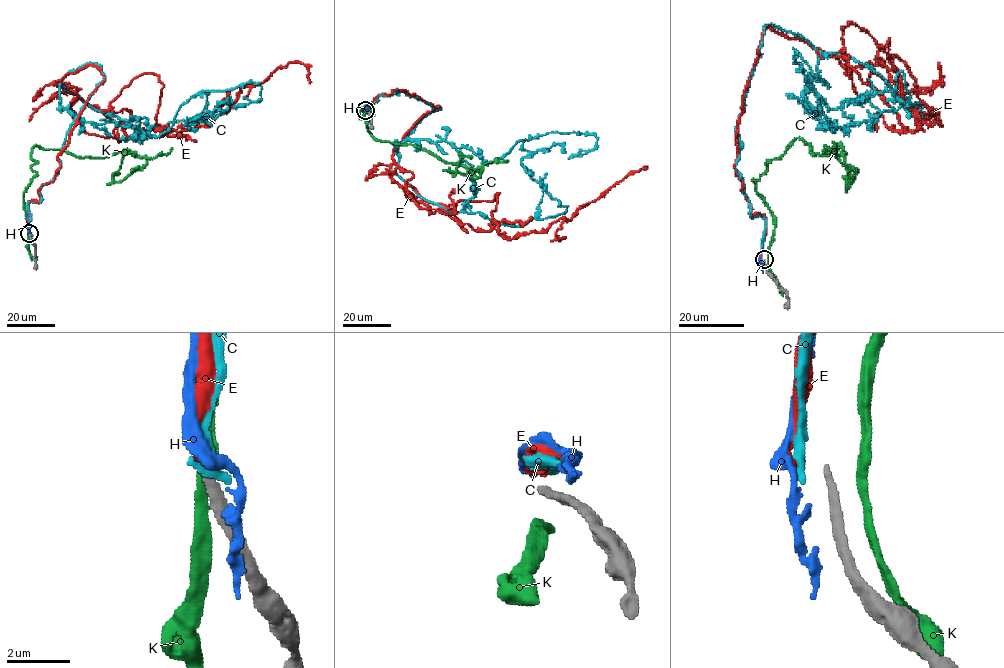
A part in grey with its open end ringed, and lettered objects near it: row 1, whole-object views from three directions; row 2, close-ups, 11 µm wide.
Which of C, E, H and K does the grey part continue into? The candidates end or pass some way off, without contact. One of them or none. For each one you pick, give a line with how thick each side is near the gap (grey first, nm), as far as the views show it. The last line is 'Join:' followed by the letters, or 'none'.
Join: none

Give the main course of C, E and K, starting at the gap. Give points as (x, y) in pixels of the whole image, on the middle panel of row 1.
C: (365, 109), (396, 89), (439, 108), (398, 147), (396, 173), (495, 224), (565, 212), (521, 160), (565, 152)
E: (366, 108), (395, 89), (439, 106), (395, 147), (391, 177), (505, 238), (646, 168)
K: (364, 113), (371, 103), (367, 129), (379, 140), (482, 170), (451, 172), (473, 156)

